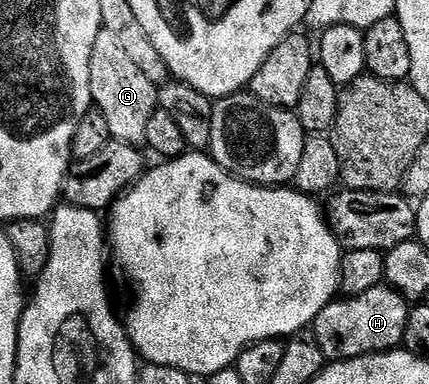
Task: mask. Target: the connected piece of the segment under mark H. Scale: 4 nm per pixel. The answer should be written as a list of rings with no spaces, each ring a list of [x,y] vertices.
[[[384,284],[354,298],[341,296],[319,312],[311,327],[311,338],[330,363],[383,354],[398,349],[404,343],[410,309],[410,303],[398,290]]]

